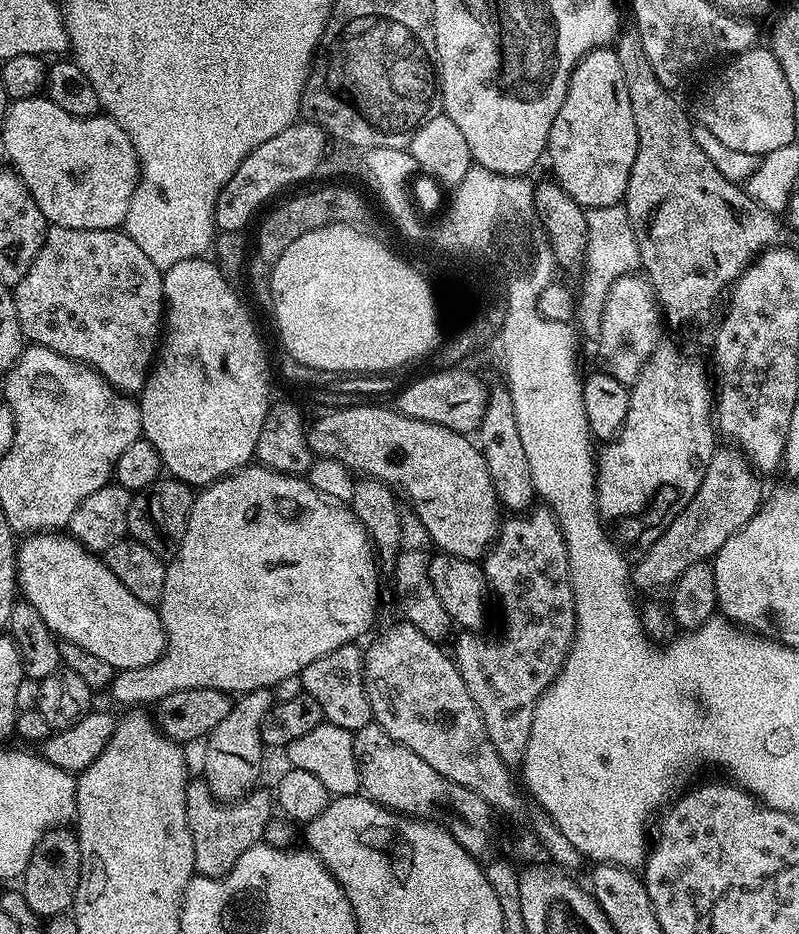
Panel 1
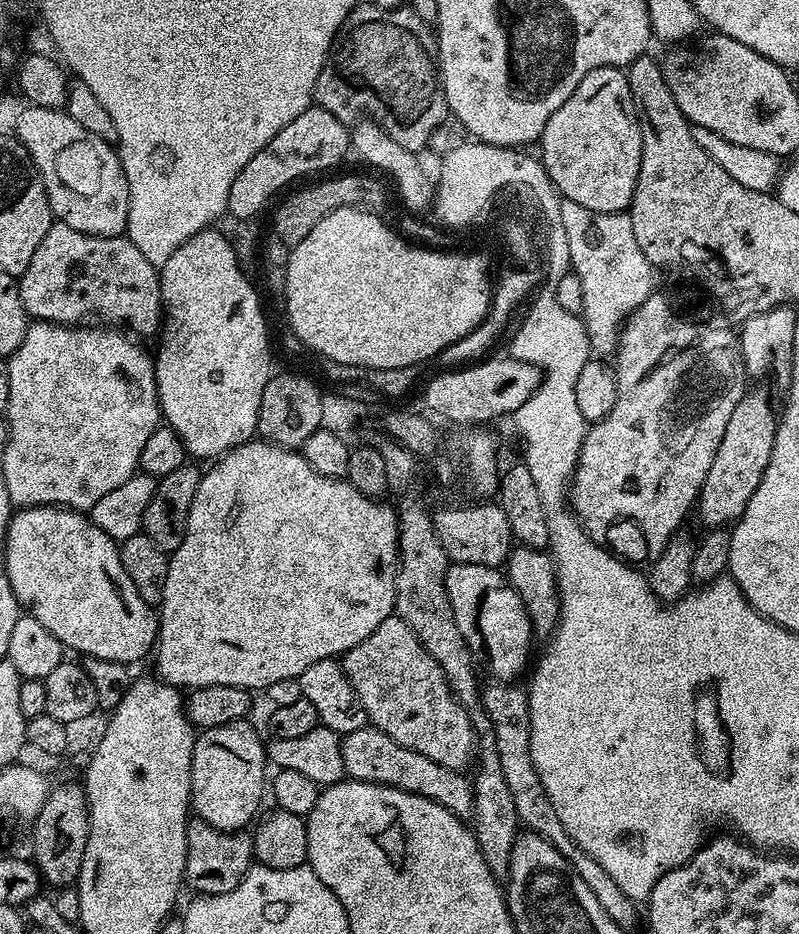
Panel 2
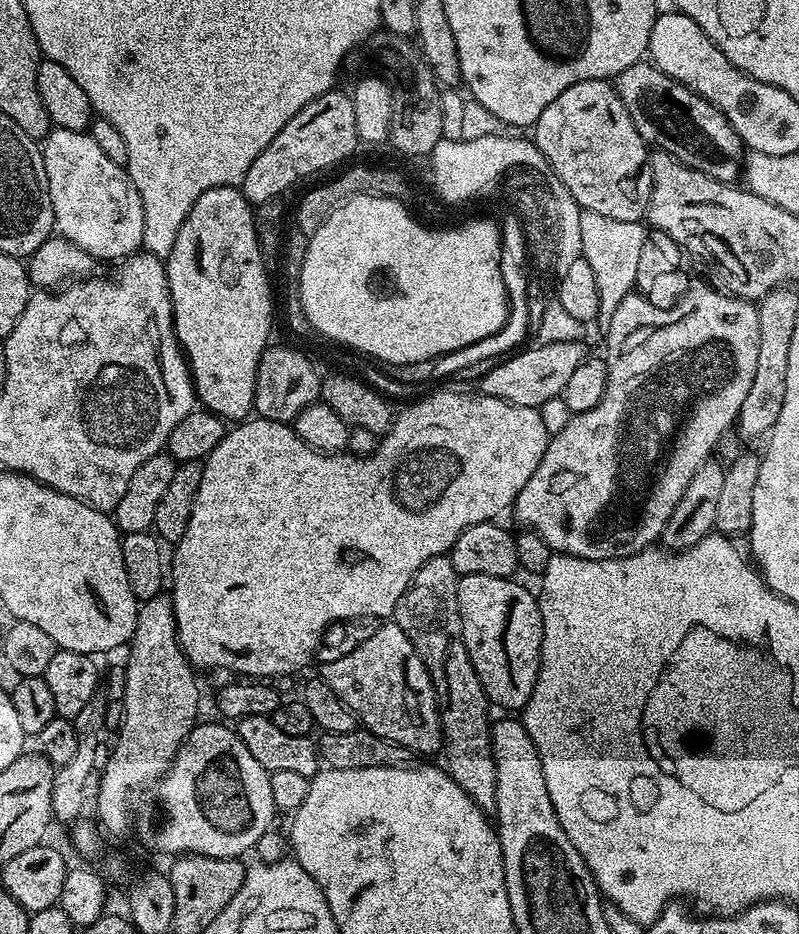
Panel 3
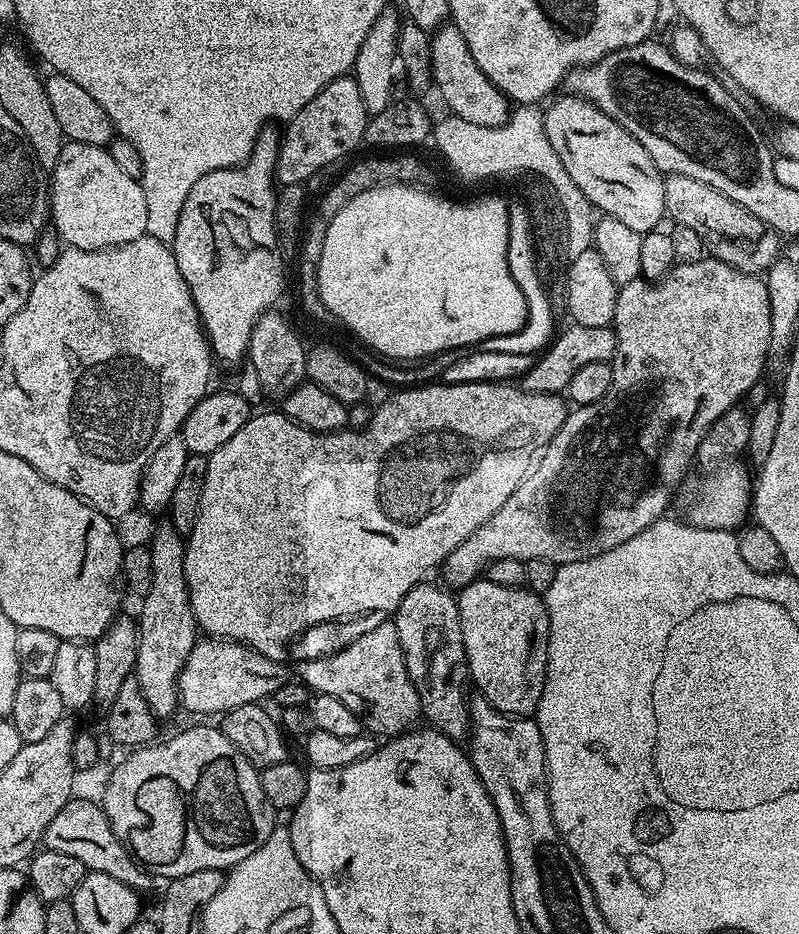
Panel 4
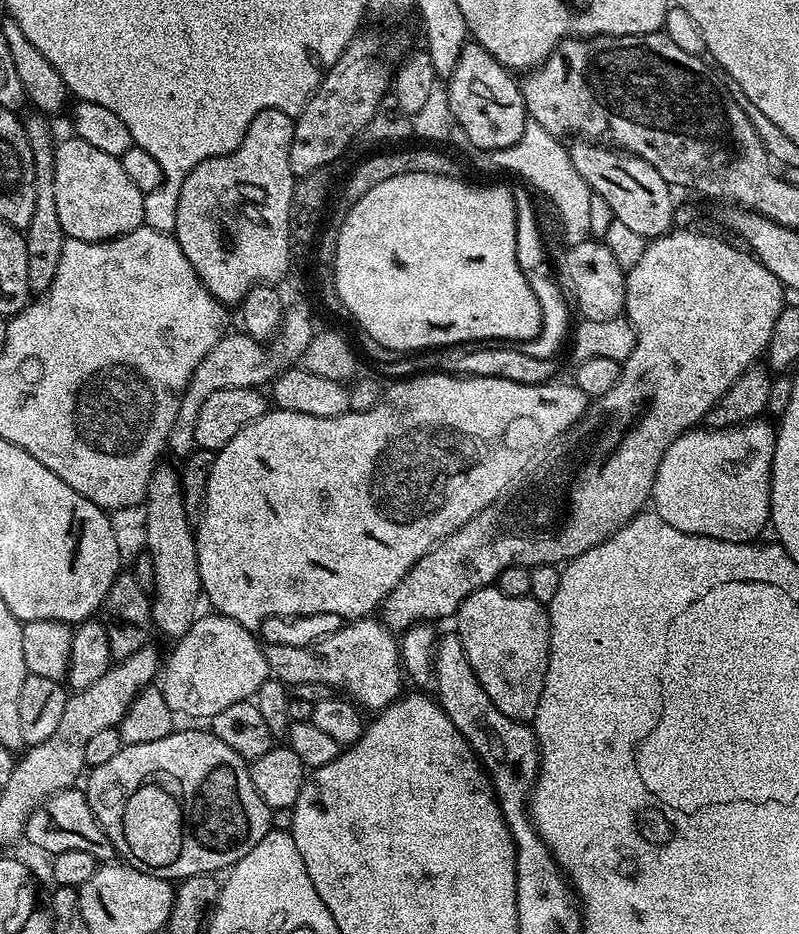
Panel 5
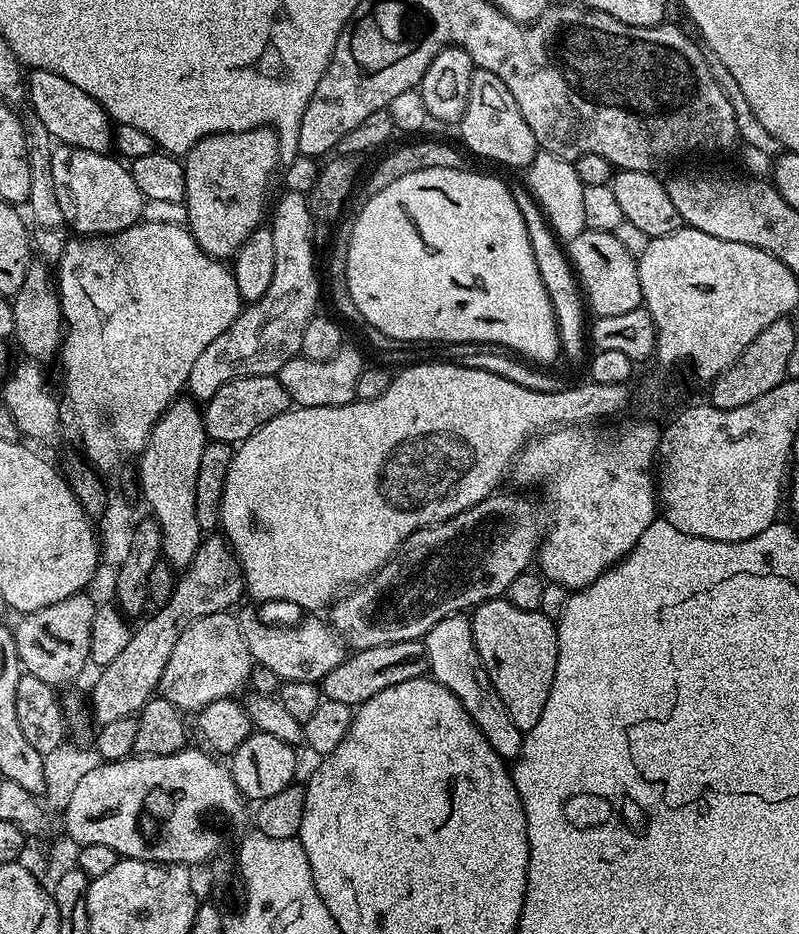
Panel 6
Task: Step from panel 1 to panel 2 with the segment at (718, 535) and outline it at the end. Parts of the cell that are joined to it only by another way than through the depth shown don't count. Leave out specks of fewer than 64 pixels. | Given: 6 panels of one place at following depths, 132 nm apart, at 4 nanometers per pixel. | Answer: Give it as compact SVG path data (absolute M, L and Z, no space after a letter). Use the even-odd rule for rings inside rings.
M762 390L747 391L739 405L730 414L729 425L719 443L718 451L711 462L710 470L704 479L704 484L700 489L700 494L696 503L696 514L706 524L705 527L725 527L735 523L743 514L746 505L754 494L754 490L761 484L762 474L765 473L766 466L769 465L770 454L773 453L773 442L776 437L776 413L774 414L767 394Z

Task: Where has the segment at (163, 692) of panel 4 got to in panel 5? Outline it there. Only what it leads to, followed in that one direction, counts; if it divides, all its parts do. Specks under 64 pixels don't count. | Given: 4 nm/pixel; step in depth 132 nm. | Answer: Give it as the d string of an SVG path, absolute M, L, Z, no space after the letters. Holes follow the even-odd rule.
M157 463L152 472L142 518L146 522L146 550L154 562L152 623L171 638L179 638L190 630L198 617L196 607L200 600L202 604L202 589L198 574L196 534L194 525L186 518L186 506L180 493L180 473L175 467L164 463Z

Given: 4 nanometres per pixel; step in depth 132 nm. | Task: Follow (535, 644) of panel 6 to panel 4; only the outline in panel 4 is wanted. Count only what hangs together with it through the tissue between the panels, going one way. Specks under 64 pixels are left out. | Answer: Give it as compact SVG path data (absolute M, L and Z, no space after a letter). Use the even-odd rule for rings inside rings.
M481 578L459 589L456 605L460 611L464 658L471 683L476 683L475 691L505 716L531 717L542 698L548 673L548 610L543 599L527 587L498 586Z

